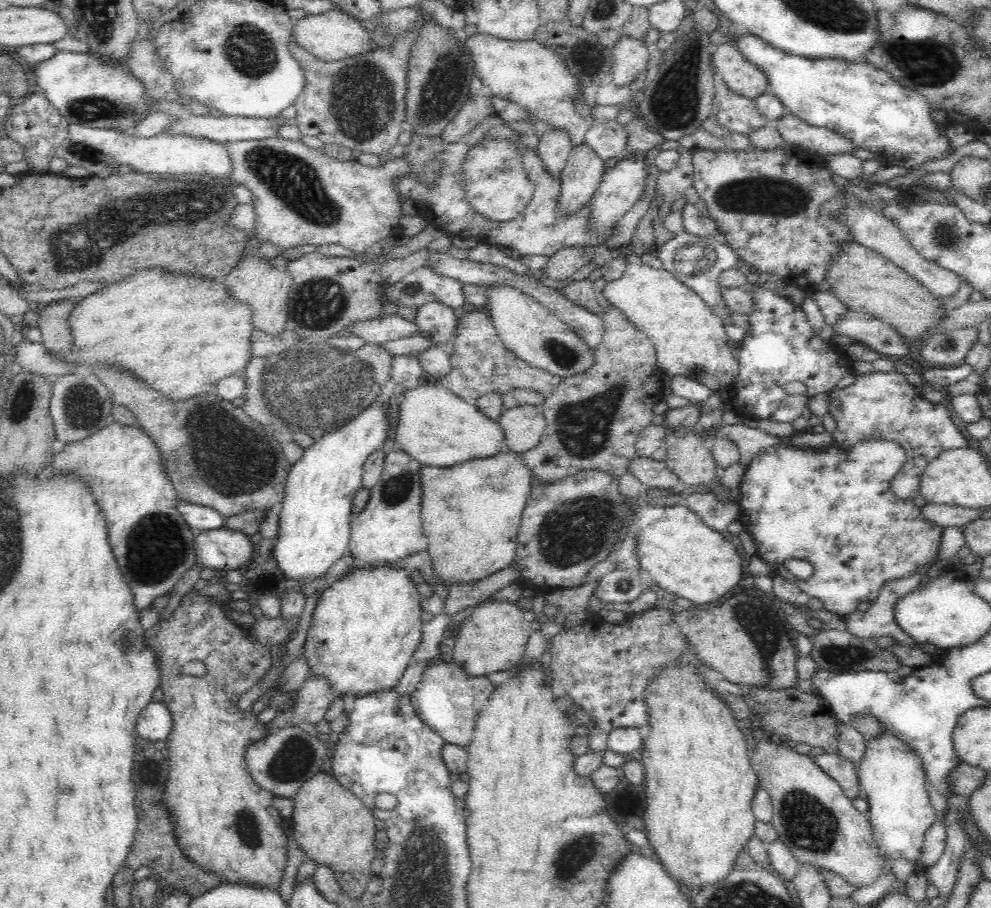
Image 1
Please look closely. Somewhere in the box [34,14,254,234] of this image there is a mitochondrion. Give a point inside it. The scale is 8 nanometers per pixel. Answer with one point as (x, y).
(87, 108)

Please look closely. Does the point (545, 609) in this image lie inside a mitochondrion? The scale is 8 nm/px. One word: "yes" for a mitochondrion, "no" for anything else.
no

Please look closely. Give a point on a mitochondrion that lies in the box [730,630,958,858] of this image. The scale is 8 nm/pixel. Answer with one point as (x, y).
(810, 826)

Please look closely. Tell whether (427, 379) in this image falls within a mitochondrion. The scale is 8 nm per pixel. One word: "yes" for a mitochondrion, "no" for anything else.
no

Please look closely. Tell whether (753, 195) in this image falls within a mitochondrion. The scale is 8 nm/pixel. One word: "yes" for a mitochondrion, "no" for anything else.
yes

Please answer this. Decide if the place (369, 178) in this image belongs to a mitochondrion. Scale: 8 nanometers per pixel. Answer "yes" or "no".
no

